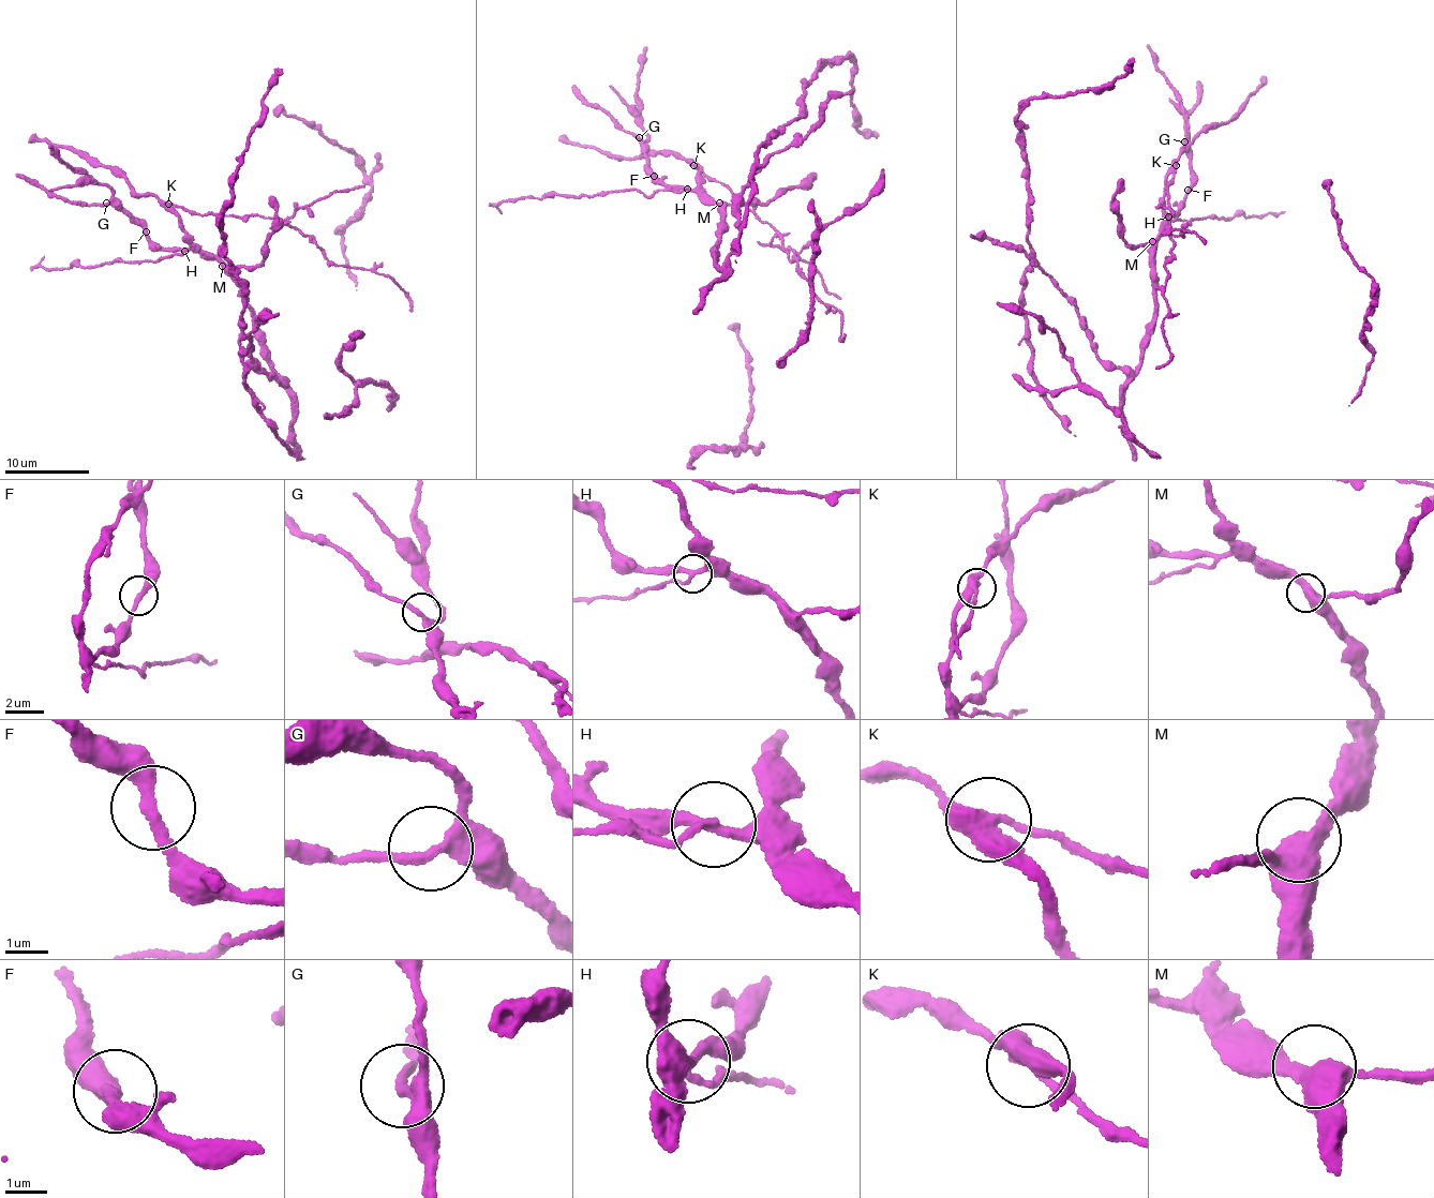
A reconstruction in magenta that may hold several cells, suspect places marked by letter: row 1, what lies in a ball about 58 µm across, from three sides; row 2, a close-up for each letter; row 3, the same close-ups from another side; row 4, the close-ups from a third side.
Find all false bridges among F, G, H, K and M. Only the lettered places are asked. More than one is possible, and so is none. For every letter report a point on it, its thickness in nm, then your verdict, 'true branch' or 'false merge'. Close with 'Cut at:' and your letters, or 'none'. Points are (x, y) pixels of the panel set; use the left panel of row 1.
F: (146, 231) | 300 nm | true branch
G: (106, 203) | 240 nm | true branch
H: (184, 251) | 220 nm | false merge
K: (168, 204) | 400 nm | false merge
M: (222, 266) | 400 nm | true branch
Cut at: H, K

